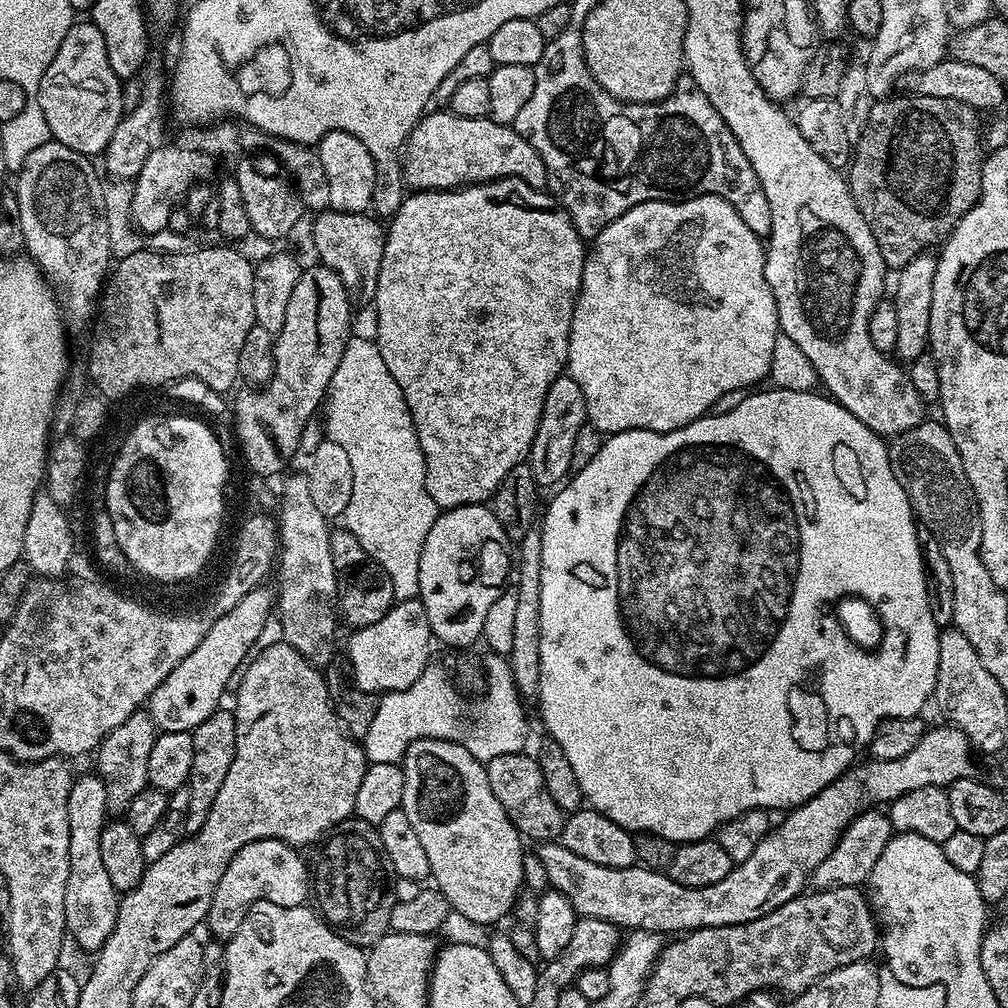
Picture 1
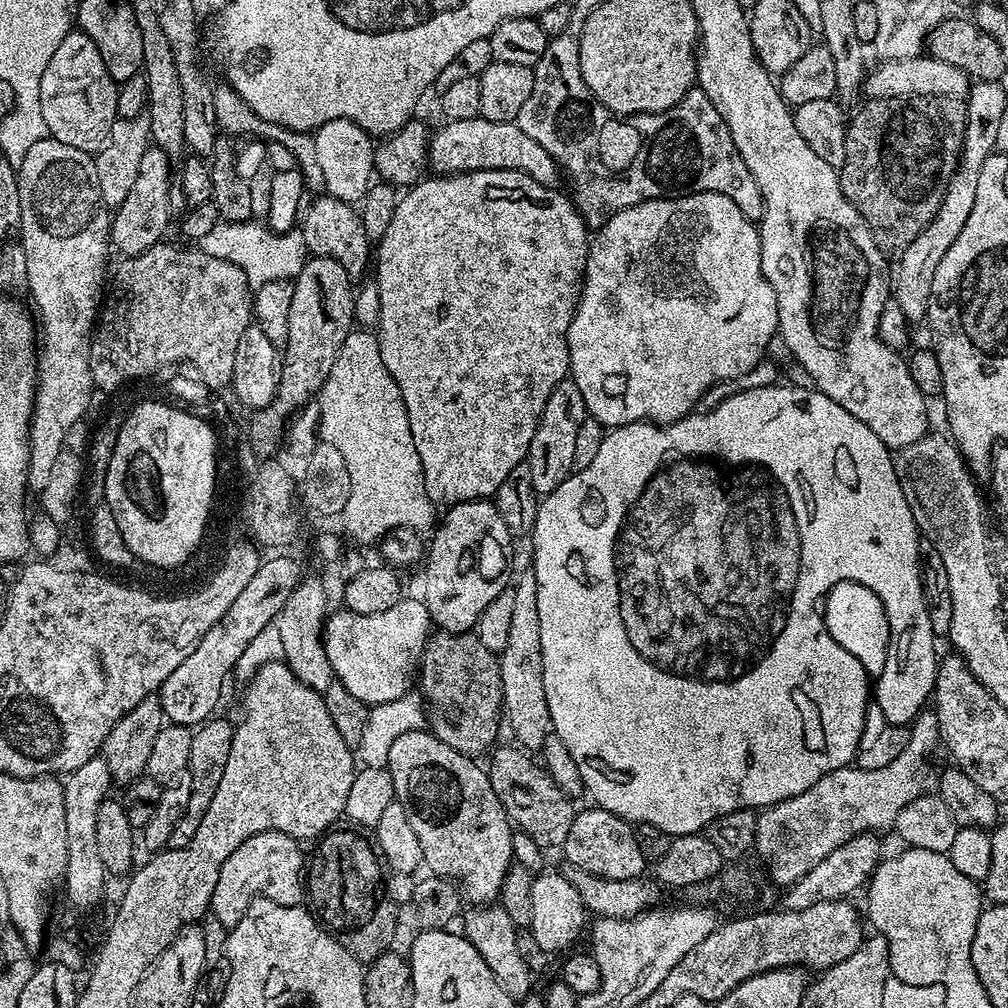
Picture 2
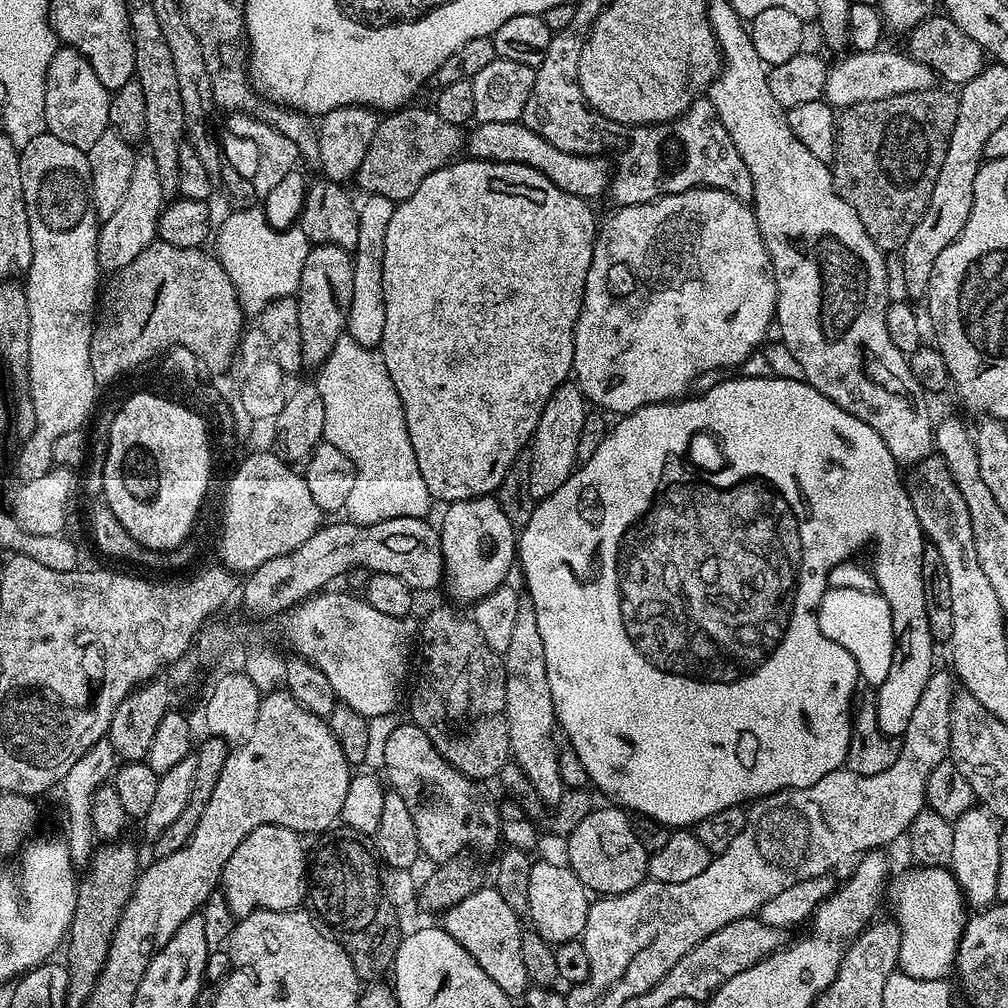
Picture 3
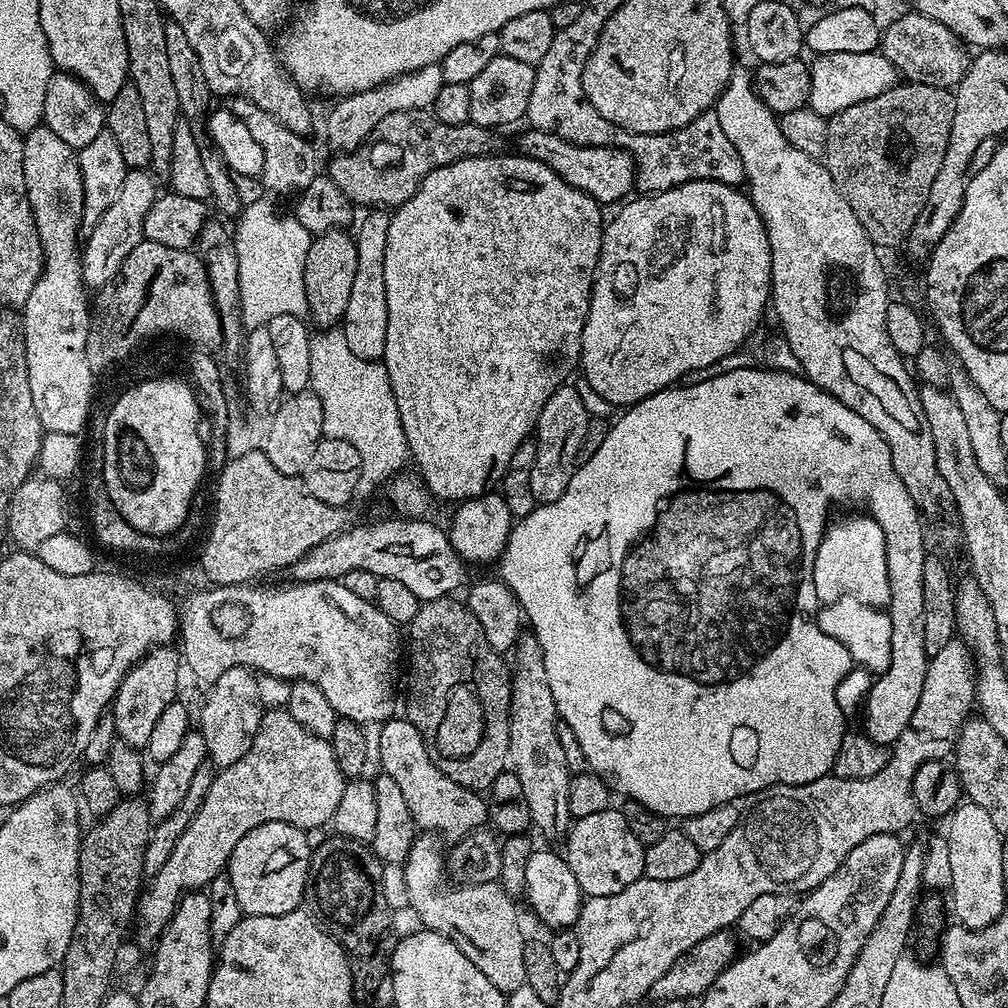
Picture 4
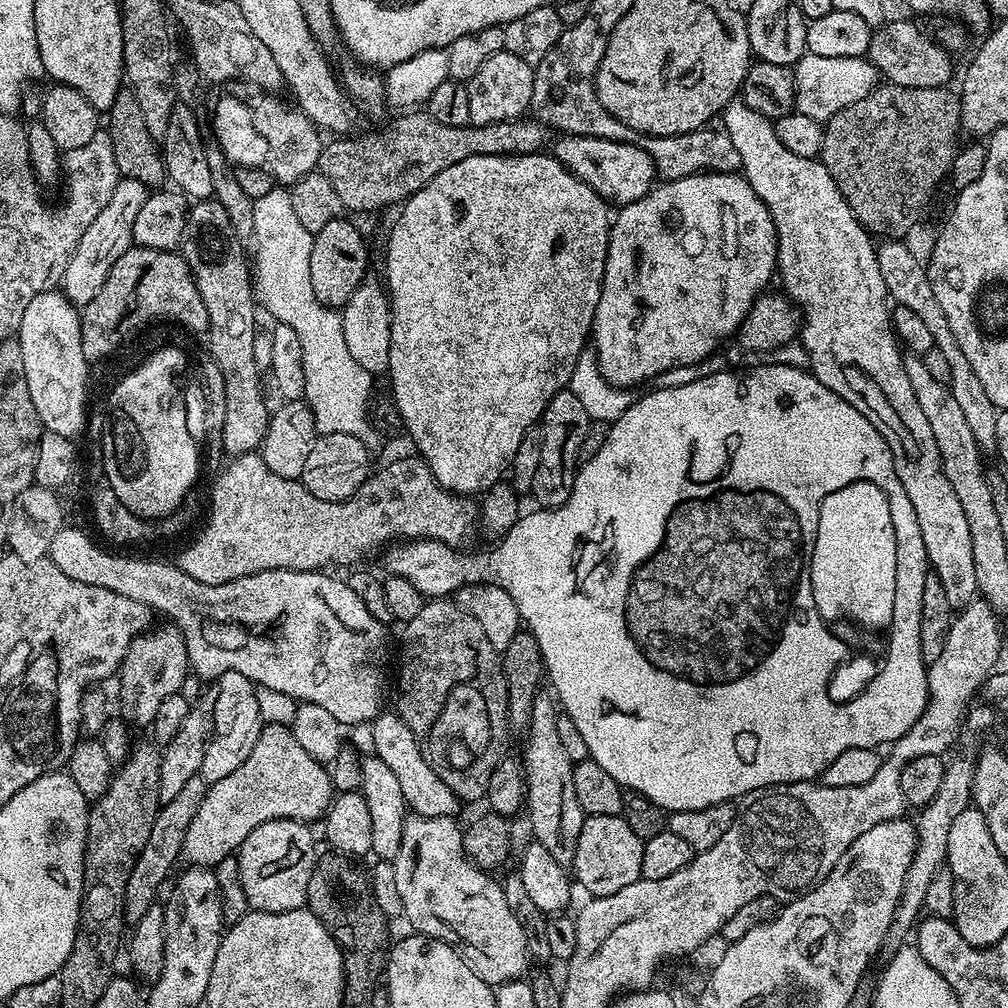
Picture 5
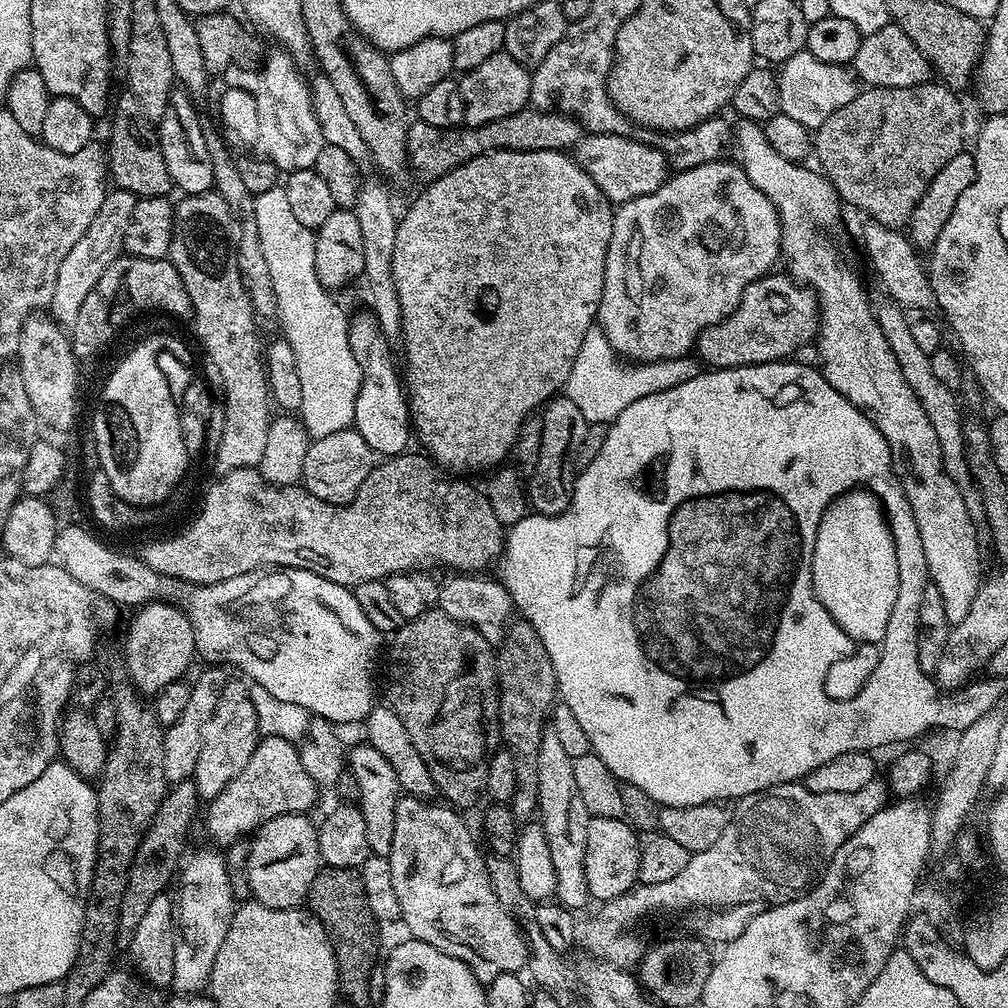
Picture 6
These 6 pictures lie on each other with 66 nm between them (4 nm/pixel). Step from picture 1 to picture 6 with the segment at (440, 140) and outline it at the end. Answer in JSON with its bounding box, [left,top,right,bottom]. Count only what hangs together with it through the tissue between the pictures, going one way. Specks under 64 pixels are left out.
[574,132,670,206]

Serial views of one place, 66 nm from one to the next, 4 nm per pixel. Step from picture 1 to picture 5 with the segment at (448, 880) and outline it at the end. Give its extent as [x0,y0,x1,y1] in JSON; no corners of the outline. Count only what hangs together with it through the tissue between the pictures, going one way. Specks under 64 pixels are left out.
[371,711,462,817]

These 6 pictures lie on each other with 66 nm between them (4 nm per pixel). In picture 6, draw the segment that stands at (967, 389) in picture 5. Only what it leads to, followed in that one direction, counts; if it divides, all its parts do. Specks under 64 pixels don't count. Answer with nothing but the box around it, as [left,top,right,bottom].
[860,220,937,314]

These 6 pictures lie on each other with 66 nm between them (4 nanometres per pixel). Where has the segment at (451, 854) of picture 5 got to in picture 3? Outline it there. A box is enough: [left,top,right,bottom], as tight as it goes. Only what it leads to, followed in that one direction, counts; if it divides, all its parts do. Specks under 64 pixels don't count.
[442,886,530,998]

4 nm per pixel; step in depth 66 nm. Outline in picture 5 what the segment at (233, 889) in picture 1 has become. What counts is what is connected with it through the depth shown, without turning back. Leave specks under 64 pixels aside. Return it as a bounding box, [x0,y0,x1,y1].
[235,820,318,912]

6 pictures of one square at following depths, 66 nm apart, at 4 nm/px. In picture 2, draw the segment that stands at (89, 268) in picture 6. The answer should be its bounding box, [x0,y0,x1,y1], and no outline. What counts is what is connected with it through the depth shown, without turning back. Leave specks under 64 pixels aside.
[110,146,170,258]

